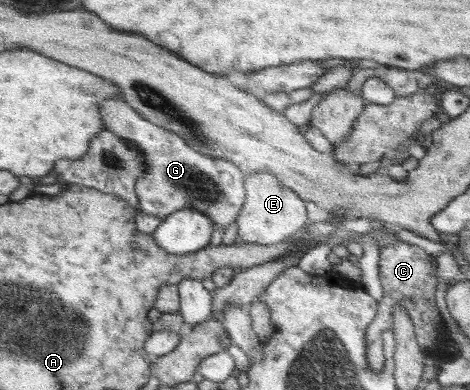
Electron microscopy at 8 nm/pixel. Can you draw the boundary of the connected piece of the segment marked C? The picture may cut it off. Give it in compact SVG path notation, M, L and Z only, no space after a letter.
M394 243L379 251L379 277L384 291L384 297L379 301L377 317L366 331L366 342L369 345L368 357L370 369L380 371L384 368L384 346L381 333L390 330L393 325L393 315L398 306L402 306L413 320L417 330L418 343L425 351L426 359L432 357L440 364L449 362L454 356L449 352L452 339L444 338L444 333L449 334L440 311L434 303L434 289L436 289L436 275L430 257L417 247L408 243Z

